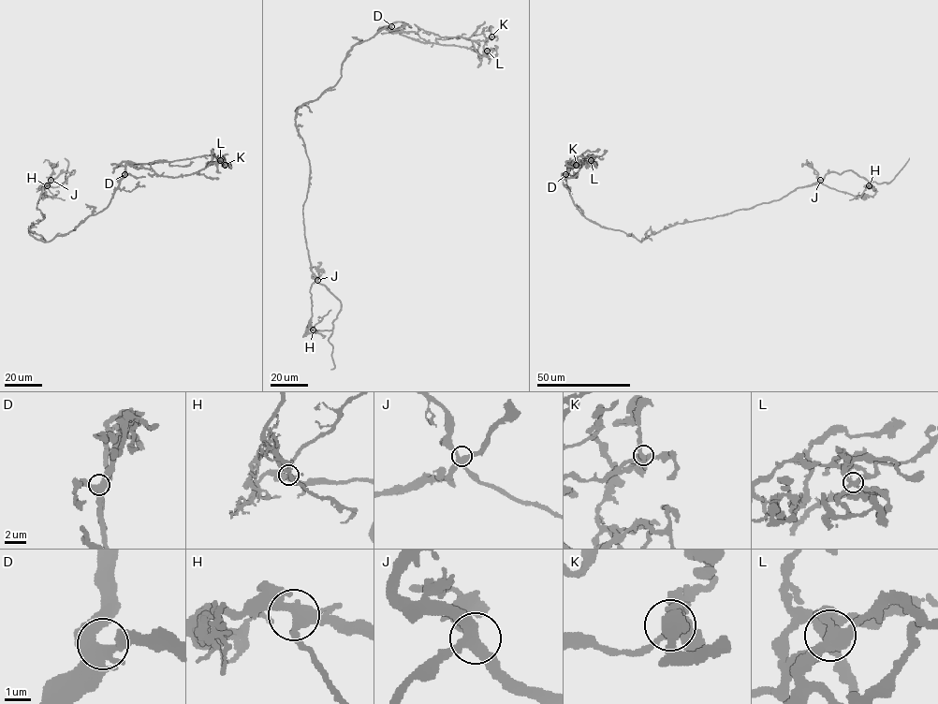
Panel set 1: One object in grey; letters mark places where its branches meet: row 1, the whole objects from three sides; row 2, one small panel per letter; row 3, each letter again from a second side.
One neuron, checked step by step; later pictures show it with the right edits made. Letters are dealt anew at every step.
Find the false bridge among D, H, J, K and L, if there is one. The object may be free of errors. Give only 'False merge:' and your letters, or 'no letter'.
False merge: L

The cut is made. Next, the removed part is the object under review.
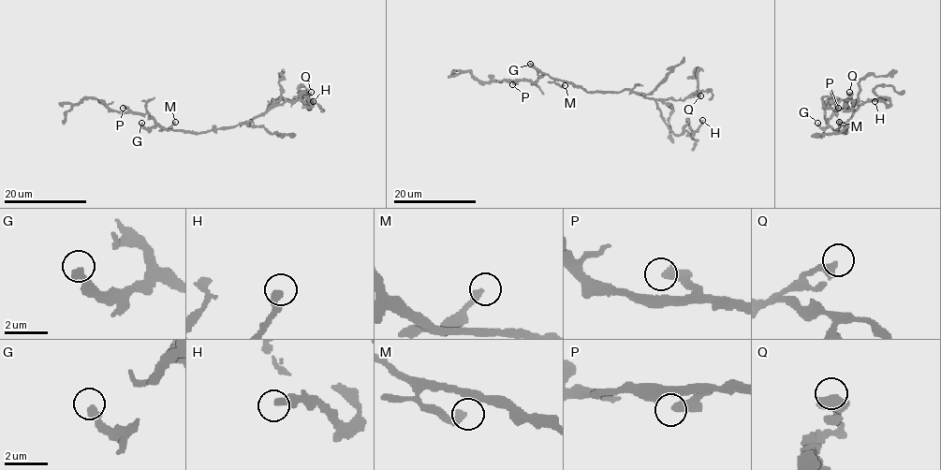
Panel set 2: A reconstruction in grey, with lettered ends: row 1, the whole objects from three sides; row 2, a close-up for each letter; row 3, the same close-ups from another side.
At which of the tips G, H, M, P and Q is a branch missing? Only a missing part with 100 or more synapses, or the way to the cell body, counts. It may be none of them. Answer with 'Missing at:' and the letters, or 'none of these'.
Missing at: none of these

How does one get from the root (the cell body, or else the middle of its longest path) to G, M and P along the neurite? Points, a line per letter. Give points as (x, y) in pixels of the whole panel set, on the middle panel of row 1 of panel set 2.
G: (593, 91), (554, 80), (530, 64)
M: (593, 91), (555, 80), (565, 85)
P: (593, 91), (585, 91), (547, 75), (535, 83), (517, 80), (512, 84)

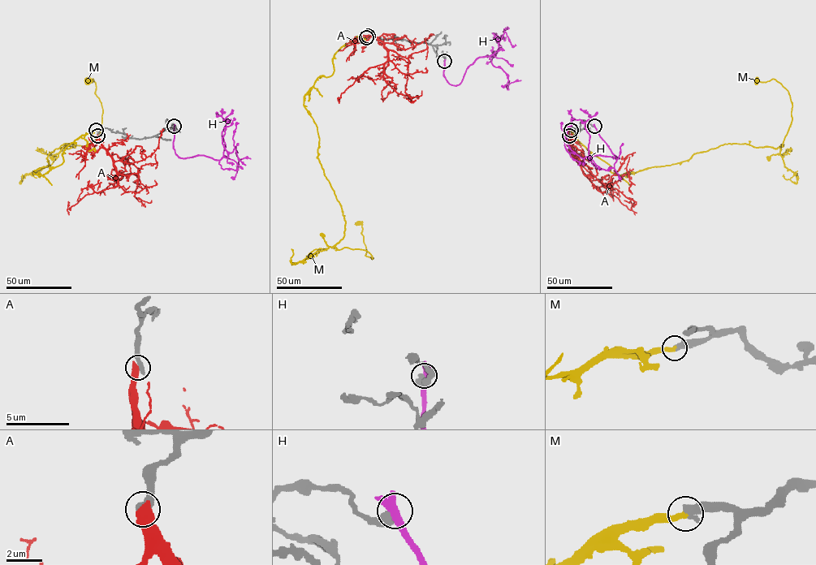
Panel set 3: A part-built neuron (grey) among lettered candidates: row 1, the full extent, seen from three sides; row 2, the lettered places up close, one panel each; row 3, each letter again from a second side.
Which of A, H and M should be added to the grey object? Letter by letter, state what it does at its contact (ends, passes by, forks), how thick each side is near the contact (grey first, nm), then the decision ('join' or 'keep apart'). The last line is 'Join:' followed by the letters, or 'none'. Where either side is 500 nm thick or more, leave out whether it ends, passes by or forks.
A: 550 nm thick on the grey side, 650 nm on the other; keep apart
H: it passes by; 440 nm thick on the grey side, 420 nm on the other; keep apart
M: it ends there; 440 nm thick on the grey side, 320 nm on the other; join
Join: M

